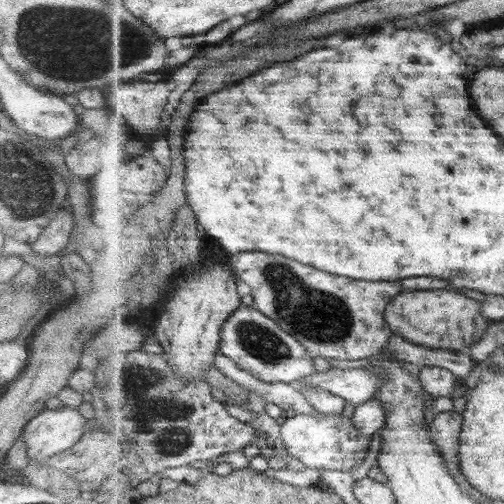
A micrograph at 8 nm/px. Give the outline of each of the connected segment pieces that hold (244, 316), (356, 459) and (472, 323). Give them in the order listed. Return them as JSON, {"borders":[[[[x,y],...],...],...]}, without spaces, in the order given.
{"borders":[[[[252,305],[241,306],[223,325],[220,354],[263,382],[298,384],[316,372],[312,354],[300,340]]],[[[318,412],[313,416],[296,414],[286,418],[280,426],[280,436],[289,455],[300,461],[307,469],[349,471],[365,462],[369,452],[368,438],[352,421],[345,418],[343,412],[323,414]]],[[[453,289],[404,290],[388,304],[385,311],[385,320],[387,320],[393,334],[403,336],[403,338],[409,339],[409,342],[431,349],[448,349],[461,352],[468,352],[473,343],[479,342],[485,336],[485,332],[491,324],[482,312],[481,301],[467,296],[461,291],[455,292]]]]}

